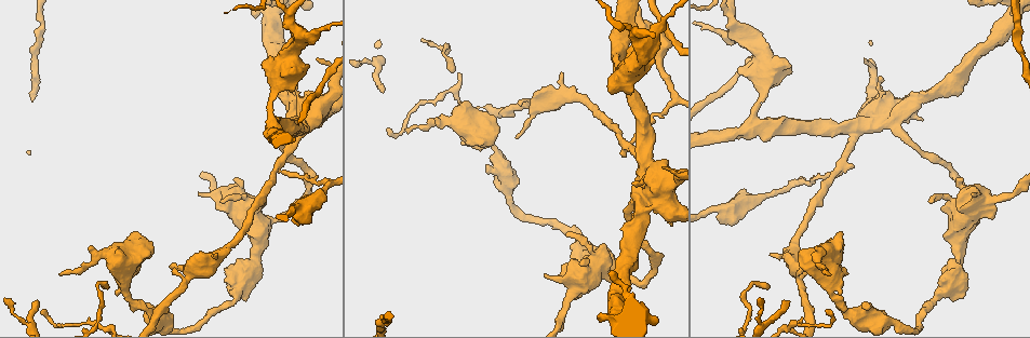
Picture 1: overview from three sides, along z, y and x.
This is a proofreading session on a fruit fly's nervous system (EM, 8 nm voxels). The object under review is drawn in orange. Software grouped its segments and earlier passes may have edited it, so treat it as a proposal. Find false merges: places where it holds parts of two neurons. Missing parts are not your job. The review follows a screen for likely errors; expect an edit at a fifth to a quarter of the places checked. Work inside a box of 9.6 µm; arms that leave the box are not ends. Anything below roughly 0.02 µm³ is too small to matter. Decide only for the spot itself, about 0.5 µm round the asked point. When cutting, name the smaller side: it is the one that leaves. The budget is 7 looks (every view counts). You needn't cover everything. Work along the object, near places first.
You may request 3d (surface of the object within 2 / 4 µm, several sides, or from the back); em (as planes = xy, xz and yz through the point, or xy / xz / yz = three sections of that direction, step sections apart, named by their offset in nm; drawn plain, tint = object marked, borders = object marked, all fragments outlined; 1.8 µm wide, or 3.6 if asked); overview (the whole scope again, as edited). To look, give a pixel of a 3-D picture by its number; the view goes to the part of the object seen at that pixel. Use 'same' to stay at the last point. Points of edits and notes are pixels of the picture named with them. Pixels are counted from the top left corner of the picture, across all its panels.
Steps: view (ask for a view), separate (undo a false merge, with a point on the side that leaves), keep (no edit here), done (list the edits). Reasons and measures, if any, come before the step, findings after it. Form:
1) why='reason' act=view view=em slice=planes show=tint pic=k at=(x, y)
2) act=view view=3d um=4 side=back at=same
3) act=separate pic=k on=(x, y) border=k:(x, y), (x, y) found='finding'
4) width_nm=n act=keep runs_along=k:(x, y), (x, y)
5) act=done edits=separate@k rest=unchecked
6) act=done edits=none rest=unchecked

why='three-way junction' act=view view=em slice=planes show=plain pic=1 at=(738, 34)

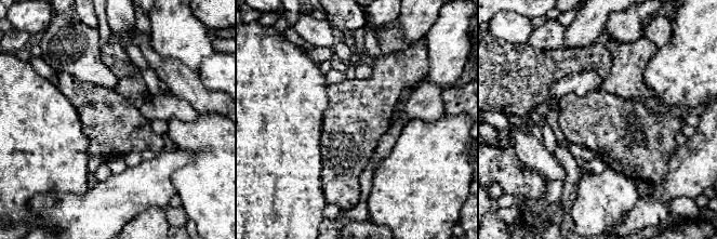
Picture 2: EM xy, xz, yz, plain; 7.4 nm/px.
act=view view=em slice=planes show=tint at=same

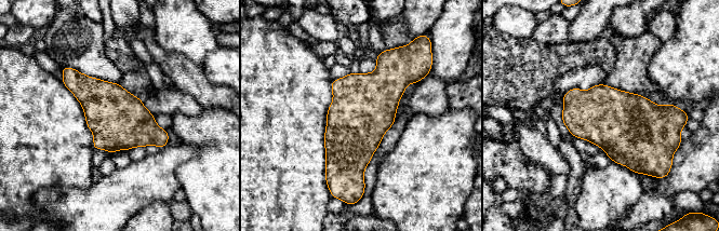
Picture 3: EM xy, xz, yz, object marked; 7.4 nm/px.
act=keep found='all the same neuron'

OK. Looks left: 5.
why='abrupt turn' act=view view=em slice=yz step=16 show=tint pic=1 at=(276, 166)

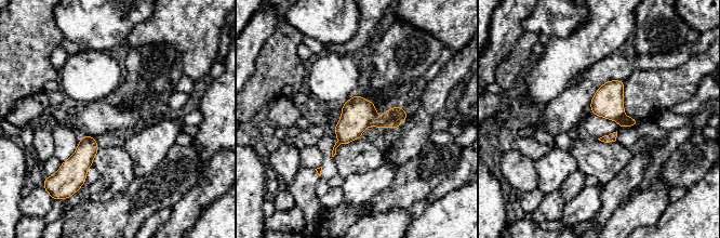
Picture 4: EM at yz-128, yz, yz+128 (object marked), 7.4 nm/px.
why='another direction' act=view view=em slice=planes show=tint at=same

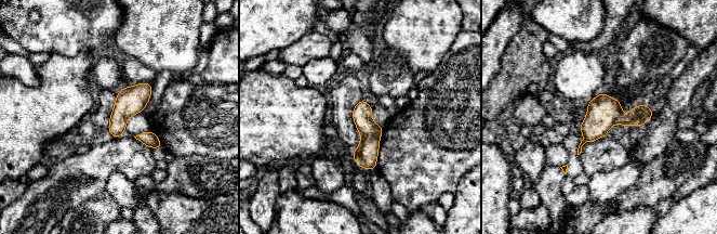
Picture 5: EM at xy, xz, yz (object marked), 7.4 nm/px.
act=separate pic=5 on=(366, 155) found='a second neuron is stuck on'

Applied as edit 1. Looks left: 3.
act=view view=overview

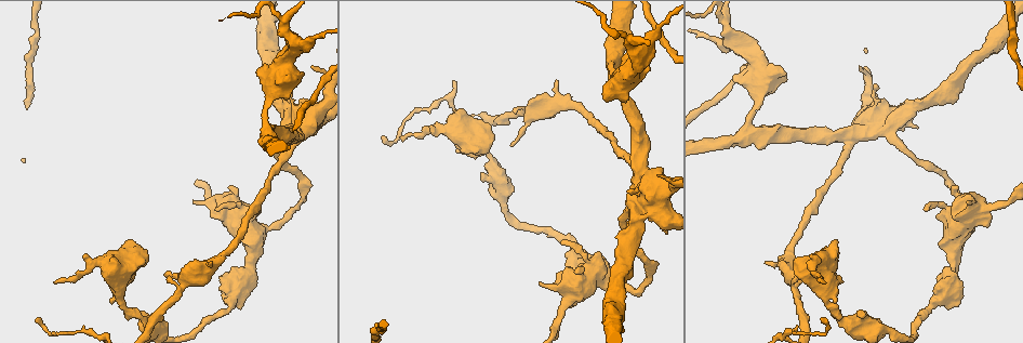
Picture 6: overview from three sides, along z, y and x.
why='thick turns thin' act=view view=em um=3.6 slice=xz step=16 show=tint pic=6 at=(792, 276)

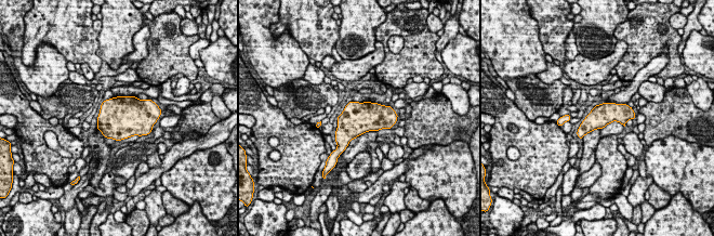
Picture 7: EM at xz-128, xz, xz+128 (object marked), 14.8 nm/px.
act=view view=em um=3.6 slice=planes show=borders at=same

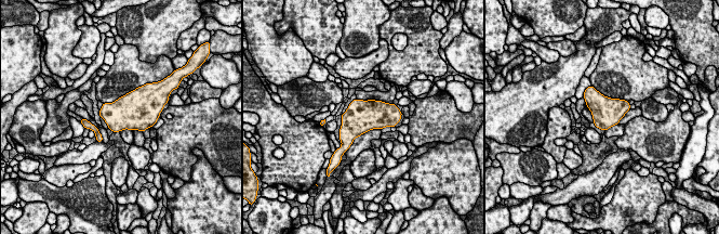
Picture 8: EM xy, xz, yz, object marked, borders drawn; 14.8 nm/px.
act=keep found='all the same neuron'

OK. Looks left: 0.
act=done edits=separate@5 rest=unchecked

